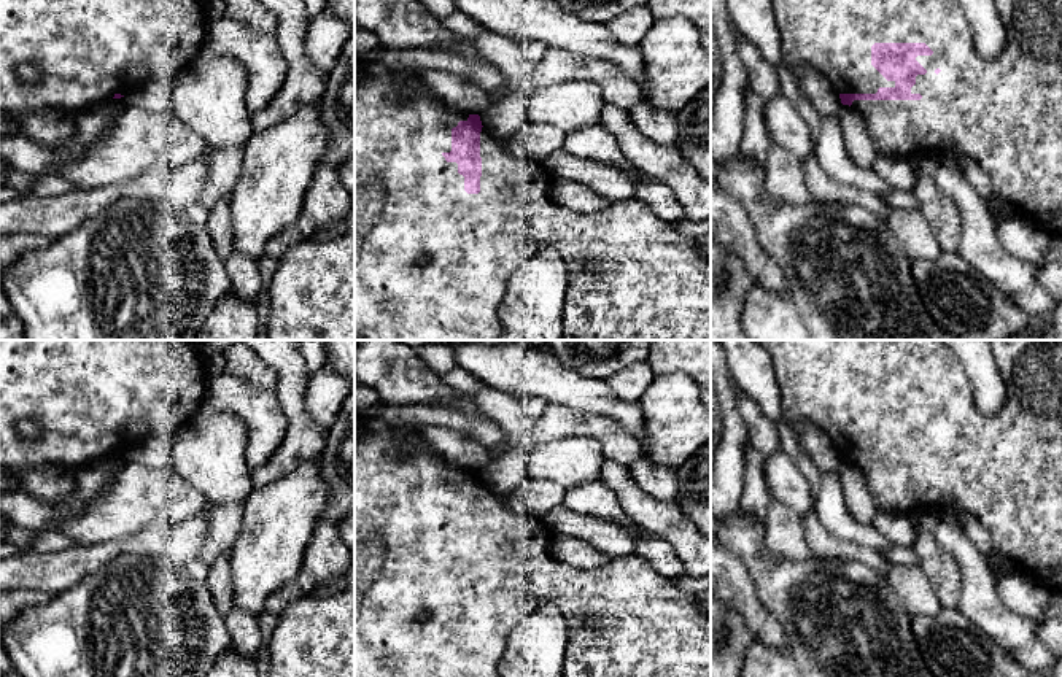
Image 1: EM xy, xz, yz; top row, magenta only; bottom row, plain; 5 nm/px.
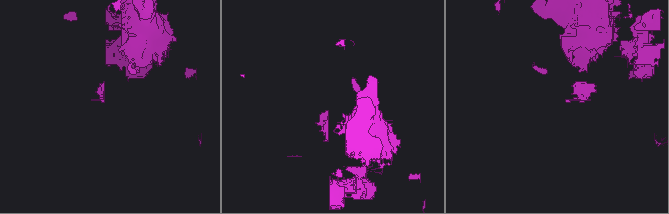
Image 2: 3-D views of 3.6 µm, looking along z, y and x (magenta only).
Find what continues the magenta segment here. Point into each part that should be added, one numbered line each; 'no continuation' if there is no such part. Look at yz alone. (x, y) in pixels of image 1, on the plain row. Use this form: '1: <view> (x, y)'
1: yz (997, 456)

